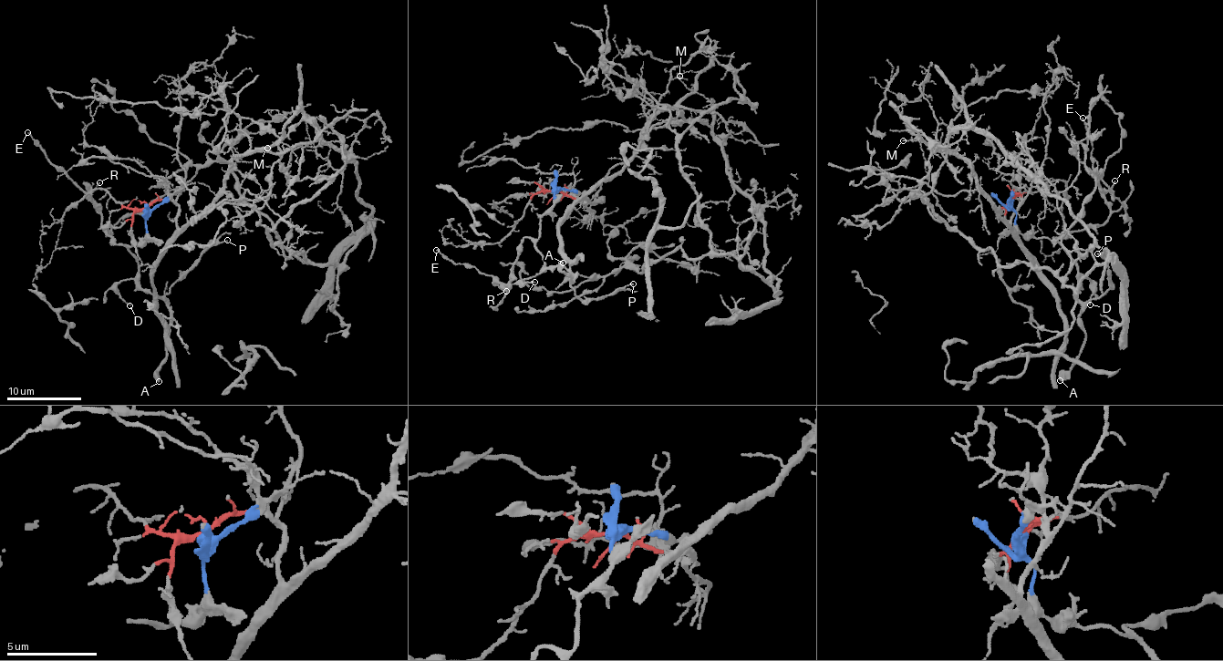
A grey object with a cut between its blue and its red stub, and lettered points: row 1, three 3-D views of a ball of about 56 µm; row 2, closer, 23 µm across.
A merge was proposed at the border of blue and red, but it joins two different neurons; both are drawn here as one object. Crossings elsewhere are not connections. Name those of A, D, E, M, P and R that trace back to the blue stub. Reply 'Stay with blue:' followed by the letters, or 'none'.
Stay with blue: A, D, E, P, R

